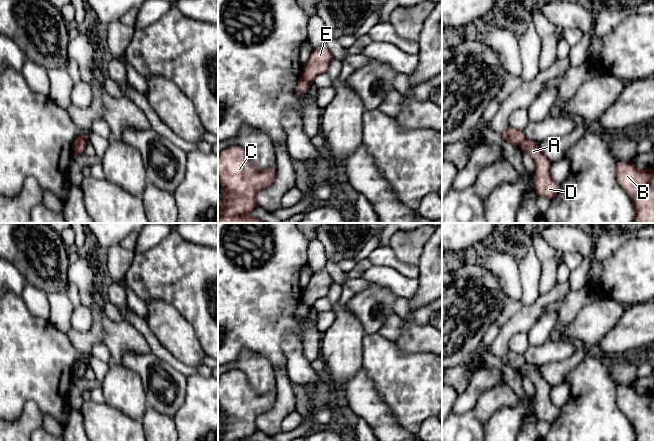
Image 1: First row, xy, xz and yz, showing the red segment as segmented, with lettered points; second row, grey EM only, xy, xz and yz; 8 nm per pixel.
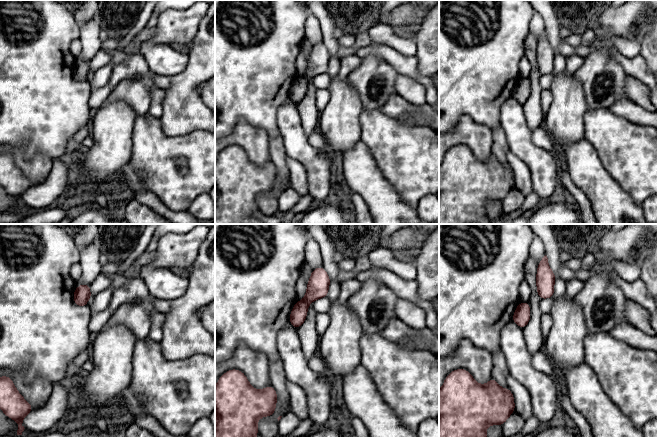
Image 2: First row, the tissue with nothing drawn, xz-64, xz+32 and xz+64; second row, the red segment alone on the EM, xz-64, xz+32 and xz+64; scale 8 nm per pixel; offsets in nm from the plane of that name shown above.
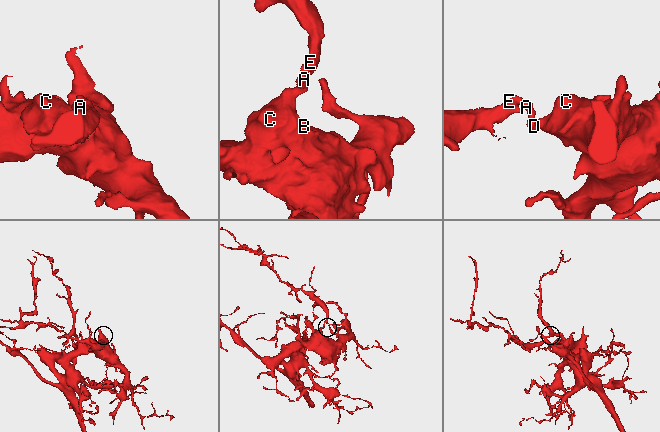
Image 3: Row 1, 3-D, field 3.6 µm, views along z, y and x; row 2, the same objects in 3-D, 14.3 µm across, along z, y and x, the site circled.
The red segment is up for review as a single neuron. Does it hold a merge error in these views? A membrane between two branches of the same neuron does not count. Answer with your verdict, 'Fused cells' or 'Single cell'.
Fused cells

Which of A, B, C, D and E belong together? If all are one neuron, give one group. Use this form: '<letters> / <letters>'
A B C D / E

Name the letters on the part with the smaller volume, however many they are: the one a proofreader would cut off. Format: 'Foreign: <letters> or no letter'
Foreign: E

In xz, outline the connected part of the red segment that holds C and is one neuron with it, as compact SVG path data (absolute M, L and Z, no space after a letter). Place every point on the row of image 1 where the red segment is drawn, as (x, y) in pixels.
M232 146L224 149L218 157L218 181L226 194L218 205L218 223L265 223L246 215L258 207L257 192L270 186L275 177L275 166L257 170L244 148Z

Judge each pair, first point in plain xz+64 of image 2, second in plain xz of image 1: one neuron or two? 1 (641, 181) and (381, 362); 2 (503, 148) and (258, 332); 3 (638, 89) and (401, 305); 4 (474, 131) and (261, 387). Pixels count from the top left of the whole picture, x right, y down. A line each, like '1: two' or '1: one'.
1: one
2: two
3: one
4: one

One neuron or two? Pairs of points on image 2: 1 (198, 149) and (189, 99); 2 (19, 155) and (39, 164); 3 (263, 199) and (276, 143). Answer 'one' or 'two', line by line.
1: two
2: one
3: one

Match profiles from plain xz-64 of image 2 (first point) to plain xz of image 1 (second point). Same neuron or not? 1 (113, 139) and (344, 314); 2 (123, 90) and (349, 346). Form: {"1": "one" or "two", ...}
{"1": "one", "2": "two"}

